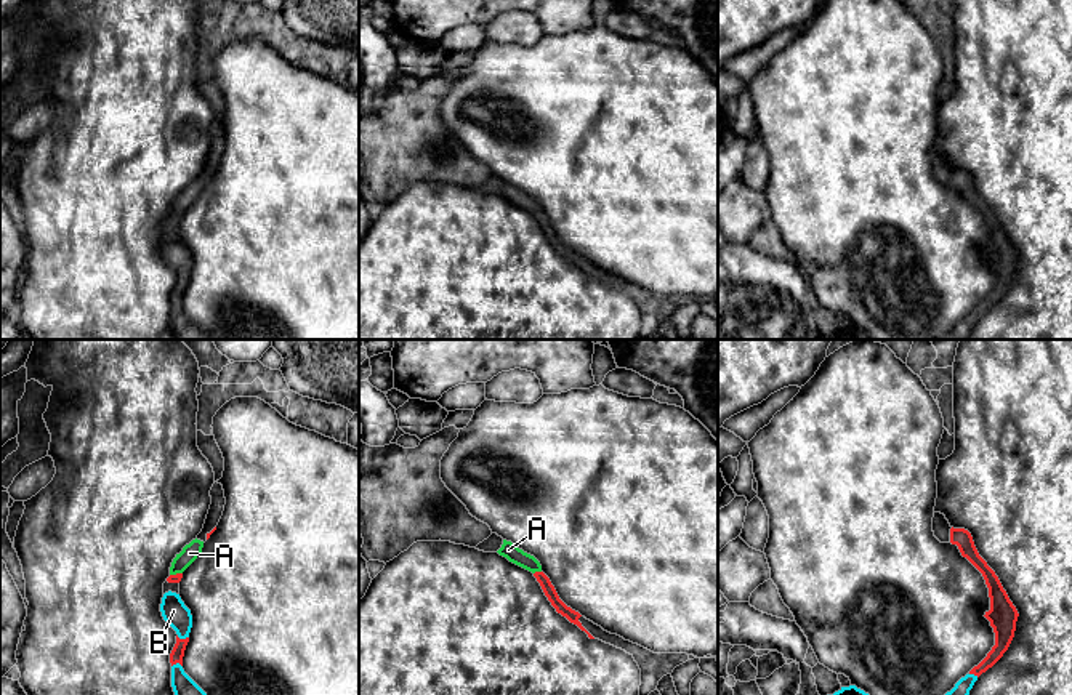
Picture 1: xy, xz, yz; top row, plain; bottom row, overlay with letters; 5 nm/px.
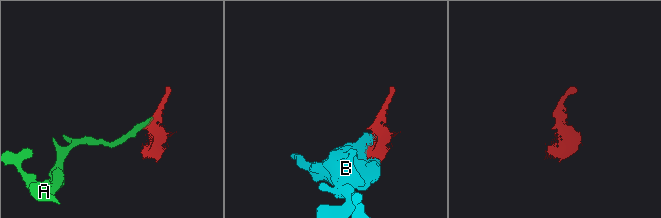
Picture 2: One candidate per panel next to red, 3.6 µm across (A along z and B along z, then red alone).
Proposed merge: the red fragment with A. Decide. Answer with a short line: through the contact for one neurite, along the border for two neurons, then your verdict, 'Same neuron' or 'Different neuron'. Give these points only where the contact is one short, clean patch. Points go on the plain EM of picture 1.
Line: xz (542, 220), (537, 213), (508, 191). Same neuron

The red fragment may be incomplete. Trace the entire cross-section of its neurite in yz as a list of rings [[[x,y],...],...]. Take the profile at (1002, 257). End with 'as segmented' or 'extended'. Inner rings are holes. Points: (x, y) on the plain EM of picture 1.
[[[950,170],[950,184],[957,186],[961,197],[966,199],[984,218],[989,229],[990,251],[985,253],[985,259],[990,263],[990,267],[995,274],[995,287],[987,295],[987,298],[974,307],[969,315],[981,317],[989,309],[992,309],[1008,291],[1018,263],[1018,251],[1010,242],[1006,232],[1003,231],[995,213],[987,207],[987,203],[979,197],[973,178],[965,170]]]; as segmented

